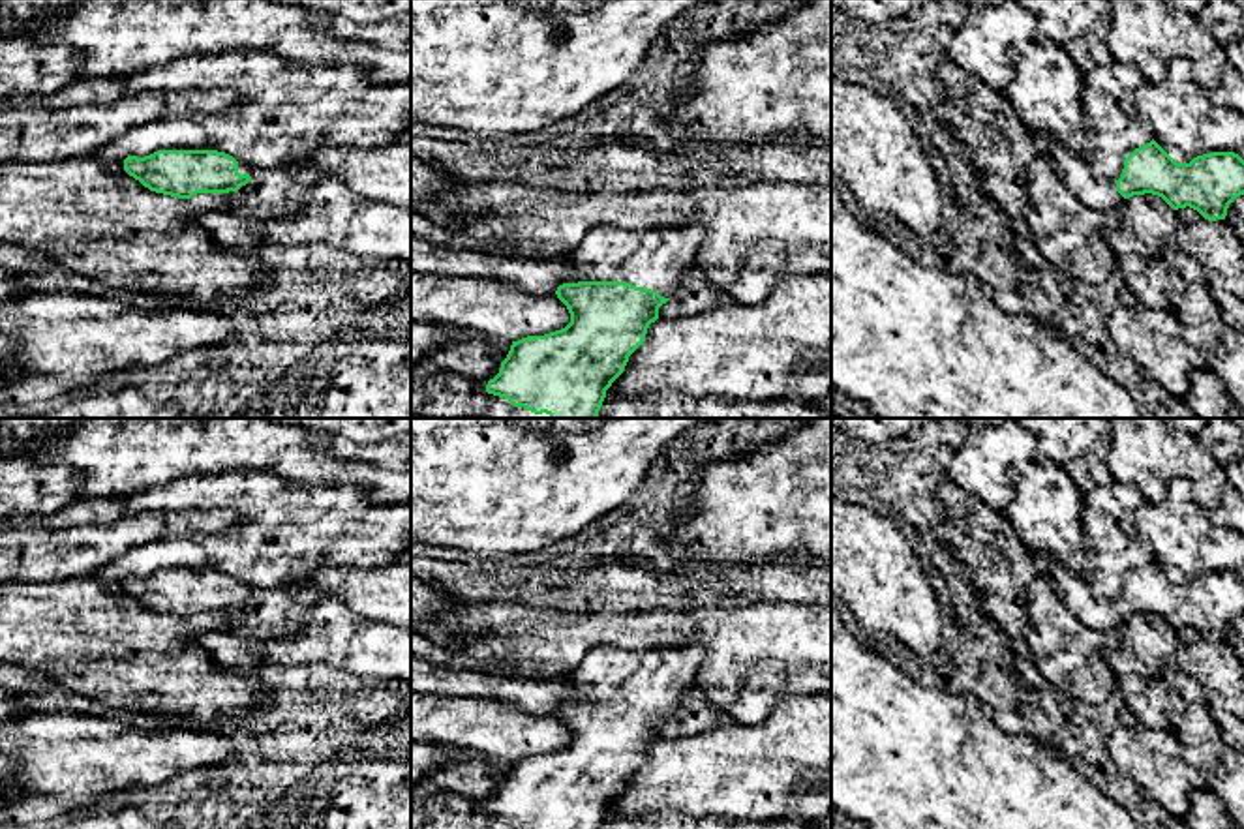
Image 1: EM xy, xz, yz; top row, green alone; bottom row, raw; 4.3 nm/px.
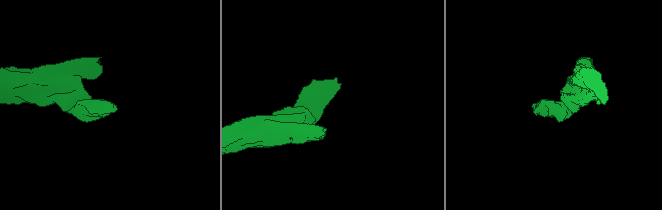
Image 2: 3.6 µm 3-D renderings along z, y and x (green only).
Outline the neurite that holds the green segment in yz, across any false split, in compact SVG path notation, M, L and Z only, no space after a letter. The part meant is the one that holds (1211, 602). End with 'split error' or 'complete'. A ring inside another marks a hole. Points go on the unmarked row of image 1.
M1032 553L1047 572L1070 611L1086 626L1105 632L1122 628L1133 615L1152 613L1173 630L1193 628L1205 640L1225 640L1229 625L1244 615L1244 580L1235 572L1210 572L1176 583L1154 559L1135 568L1118 600L1096 598L1090 583L1064 568L1053 555Z; split error

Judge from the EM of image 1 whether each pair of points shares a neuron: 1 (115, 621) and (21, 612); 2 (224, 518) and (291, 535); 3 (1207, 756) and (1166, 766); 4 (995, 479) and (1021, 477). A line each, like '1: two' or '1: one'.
1: one
2: two
3: two
4: two

